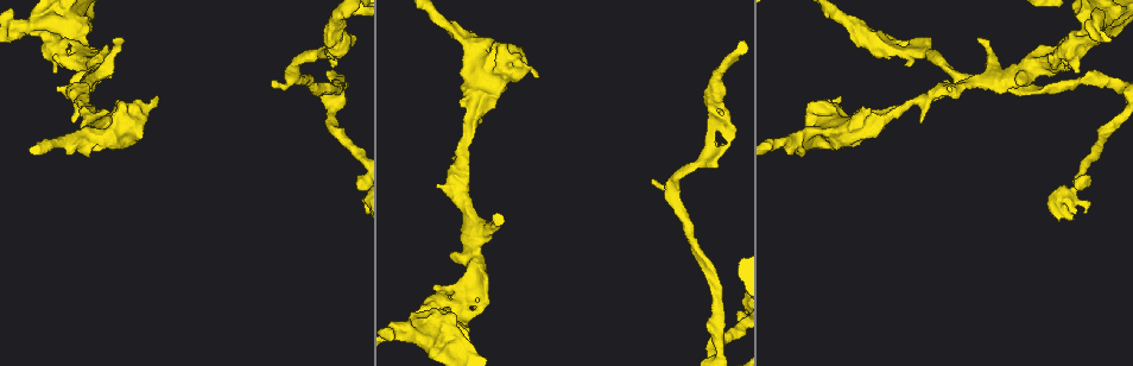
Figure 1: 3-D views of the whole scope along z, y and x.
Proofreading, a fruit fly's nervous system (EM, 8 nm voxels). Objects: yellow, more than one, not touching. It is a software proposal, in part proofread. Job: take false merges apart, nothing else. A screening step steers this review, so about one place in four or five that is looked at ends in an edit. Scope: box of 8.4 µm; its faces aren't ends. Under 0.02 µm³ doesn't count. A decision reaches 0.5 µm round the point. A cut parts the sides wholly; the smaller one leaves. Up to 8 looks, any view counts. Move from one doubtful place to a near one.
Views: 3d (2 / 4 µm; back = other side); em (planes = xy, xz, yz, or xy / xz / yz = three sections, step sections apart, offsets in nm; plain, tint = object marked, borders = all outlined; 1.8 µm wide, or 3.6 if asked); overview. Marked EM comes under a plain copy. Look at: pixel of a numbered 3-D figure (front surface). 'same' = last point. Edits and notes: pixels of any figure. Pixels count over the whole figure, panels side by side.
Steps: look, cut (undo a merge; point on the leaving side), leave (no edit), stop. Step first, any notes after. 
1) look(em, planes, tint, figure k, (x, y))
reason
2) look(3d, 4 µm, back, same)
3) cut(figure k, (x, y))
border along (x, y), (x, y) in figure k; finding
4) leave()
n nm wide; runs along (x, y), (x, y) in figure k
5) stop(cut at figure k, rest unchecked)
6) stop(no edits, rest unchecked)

look(em, planes, tint, figure 1, (462, 297))
a fork

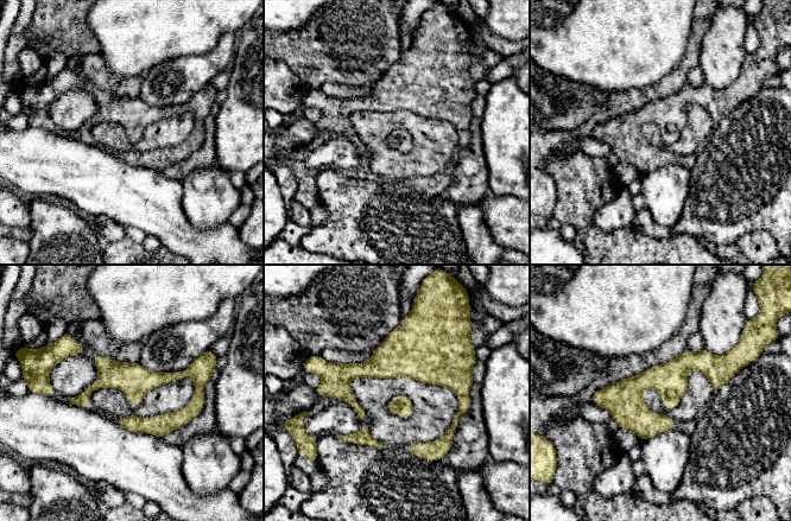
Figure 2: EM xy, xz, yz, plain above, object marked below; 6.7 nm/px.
leave()
runs along (729, 373), (683, 363), (595, 400) in figure 2; one neuron here

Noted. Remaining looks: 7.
look(em, planes, tint, figure 1, (931, 95))
branch point

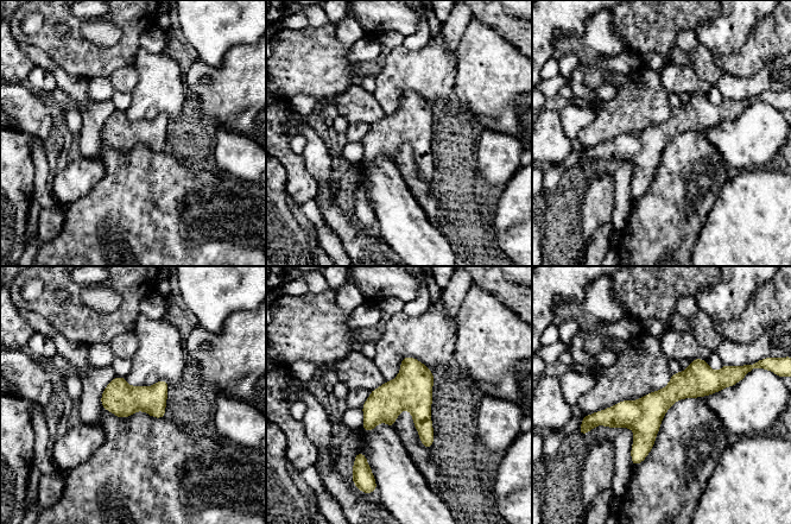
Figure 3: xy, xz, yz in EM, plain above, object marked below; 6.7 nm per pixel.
leave()
runs along (733, 378), (596, 417) in figure 3; continuous, no second neuron

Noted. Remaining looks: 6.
look(3d, 2 µm, figure 1, (713, 119))
branch point

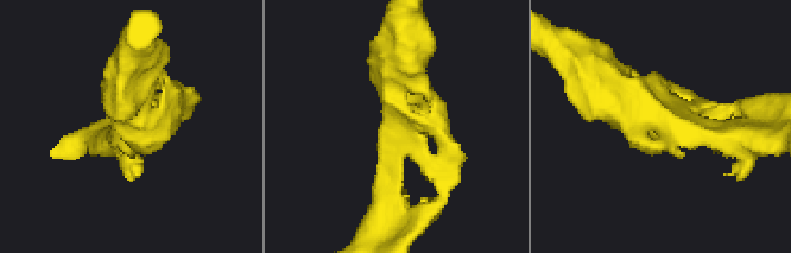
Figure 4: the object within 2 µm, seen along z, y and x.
look(em, yz, step 8, tint, figure 4, (131, 123))

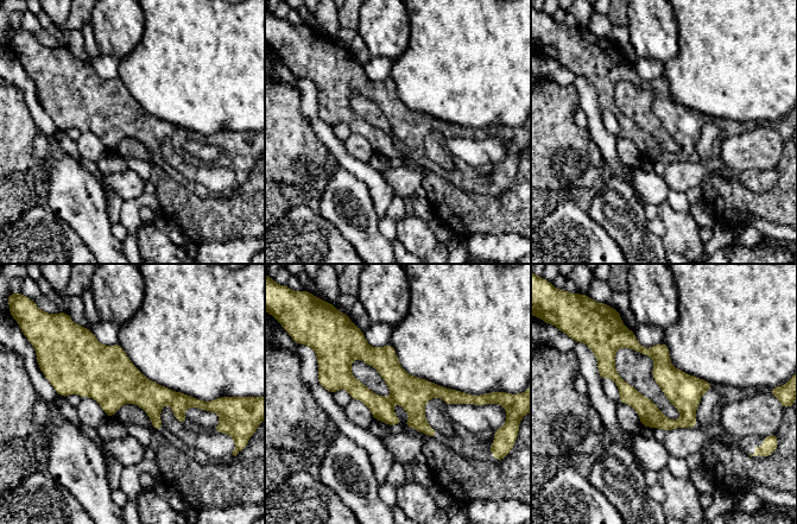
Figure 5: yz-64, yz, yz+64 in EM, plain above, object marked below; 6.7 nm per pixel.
leave()
continuous, no second neuron

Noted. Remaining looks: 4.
stop(no edits, rest unchecked)

